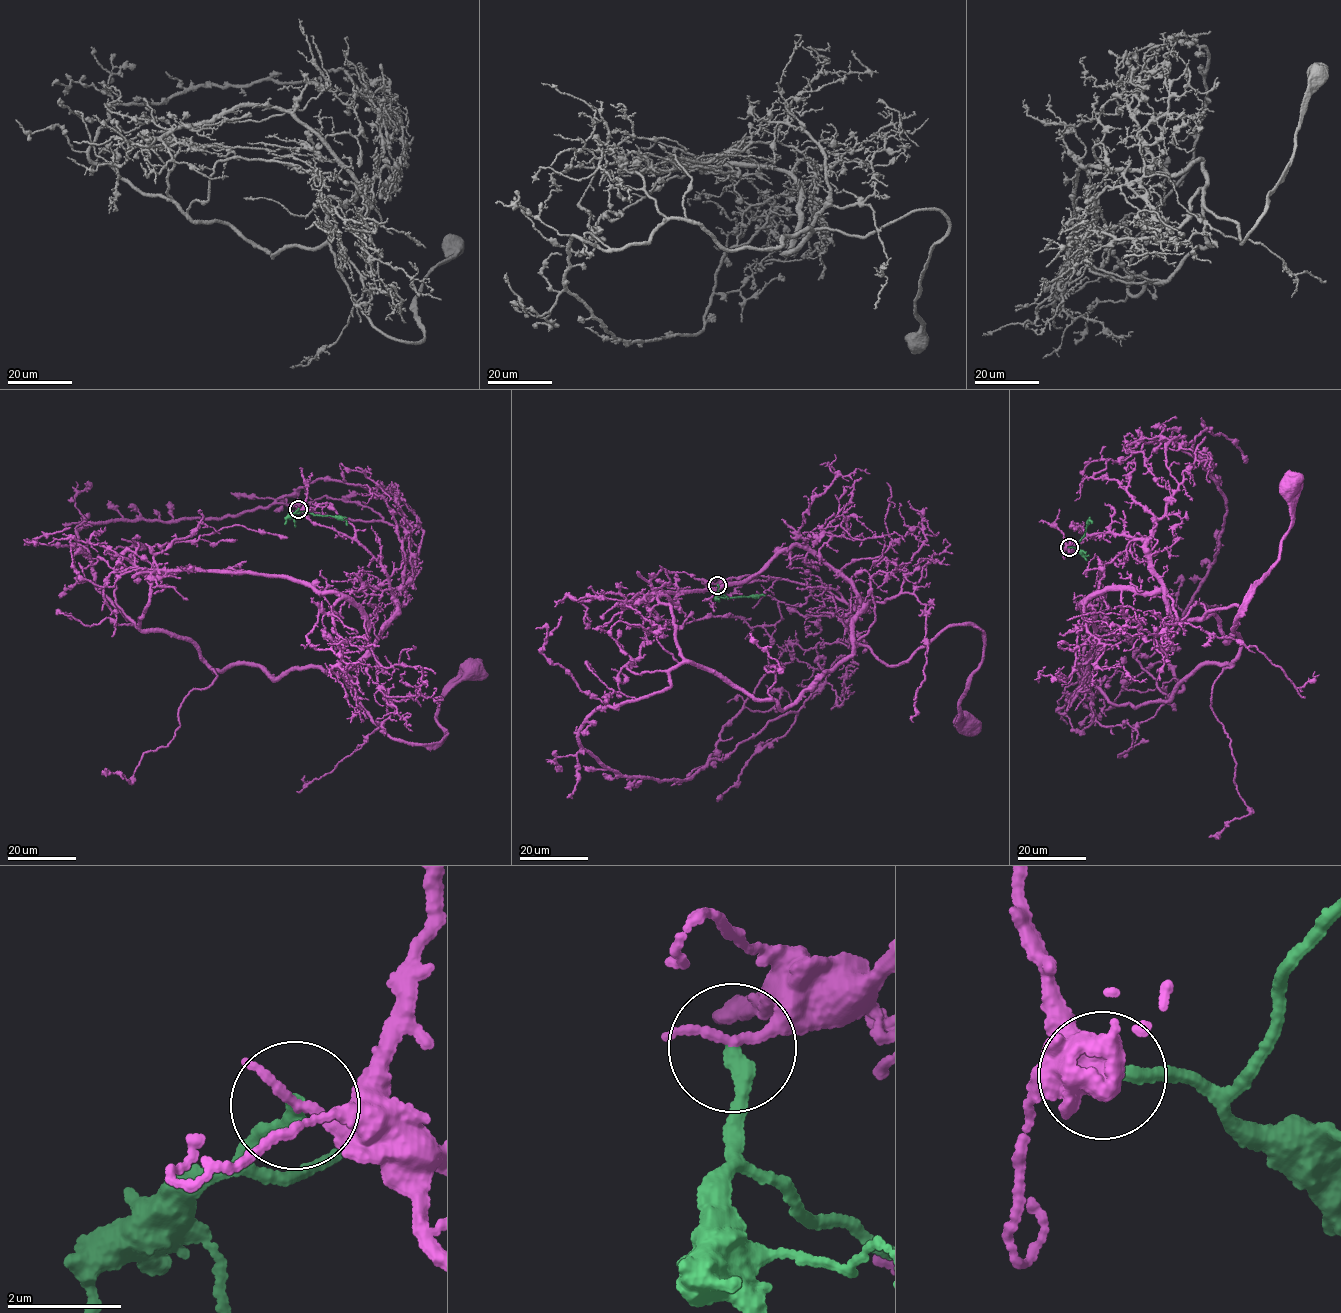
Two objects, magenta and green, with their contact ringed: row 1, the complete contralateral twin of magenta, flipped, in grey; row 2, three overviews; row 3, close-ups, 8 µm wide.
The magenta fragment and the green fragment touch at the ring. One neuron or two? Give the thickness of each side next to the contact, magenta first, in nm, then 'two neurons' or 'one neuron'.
calibres 200 and 260 nm; two neurons

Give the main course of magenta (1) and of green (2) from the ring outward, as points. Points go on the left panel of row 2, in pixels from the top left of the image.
1: (298, 509), (365, 546), (388, 576), (394, 619), (329, 673), (384, 733), (440, 743), (438, 699), (476, 671)
2: (298, 509), (298, 513), (302, 511), (341, 518), (347, 525)

